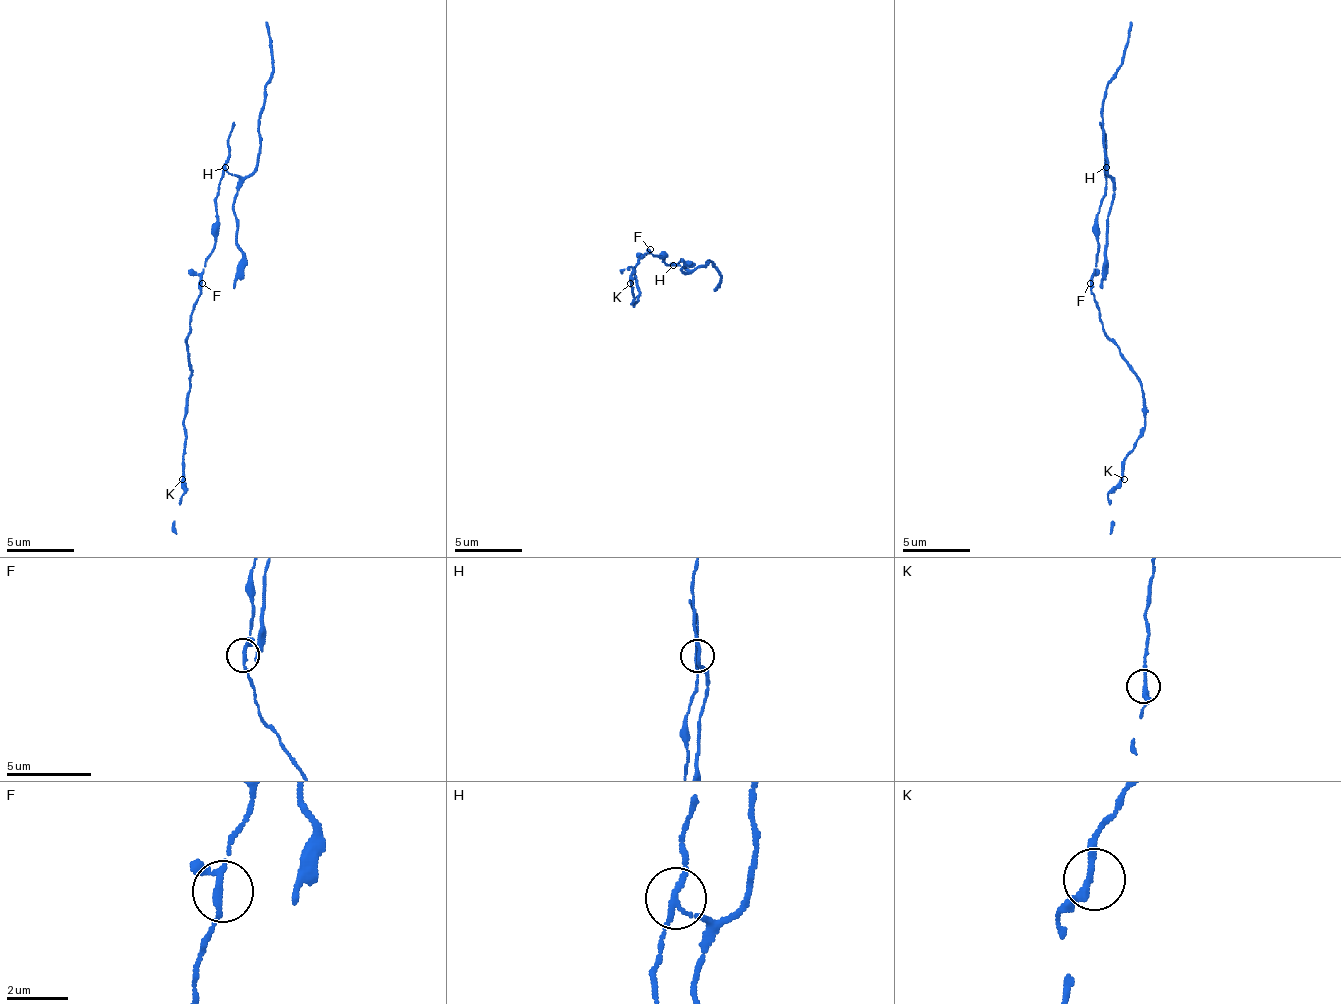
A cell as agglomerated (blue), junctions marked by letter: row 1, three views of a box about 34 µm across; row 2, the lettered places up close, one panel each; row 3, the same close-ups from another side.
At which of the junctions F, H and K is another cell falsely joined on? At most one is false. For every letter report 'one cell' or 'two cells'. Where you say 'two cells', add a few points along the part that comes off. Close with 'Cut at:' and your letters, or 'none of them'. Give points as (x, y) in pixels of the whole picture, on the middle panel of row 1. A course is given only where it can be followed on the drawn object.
F: one cell
H: two cells; course (674, 266), (694, 269), (711, 262), (721, 279), (714, 289)
K: one cell
Cut at: H

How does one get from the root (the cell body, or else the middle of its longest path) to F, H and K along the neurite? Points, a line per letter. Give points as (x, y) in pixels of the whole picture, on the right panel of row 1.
F: (1093, 269), (1090, 283)
H: (1093, 269), (1097, 266), (1097, 212), (1107, 185), (1107, 168)
K: (1093, 269), (1090, 293), (1100, 310), (1103, 333), (1120, 350), (1144, 394), (1144, 435), (1124, 462), (1124, 479)

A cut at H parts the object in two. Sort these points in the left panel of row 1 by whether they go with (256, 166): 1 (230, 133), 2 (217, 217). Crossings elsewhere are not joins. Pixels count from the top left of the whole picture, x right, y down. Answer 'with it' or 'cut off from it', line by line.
1: cut off from it
2: cut off from it

